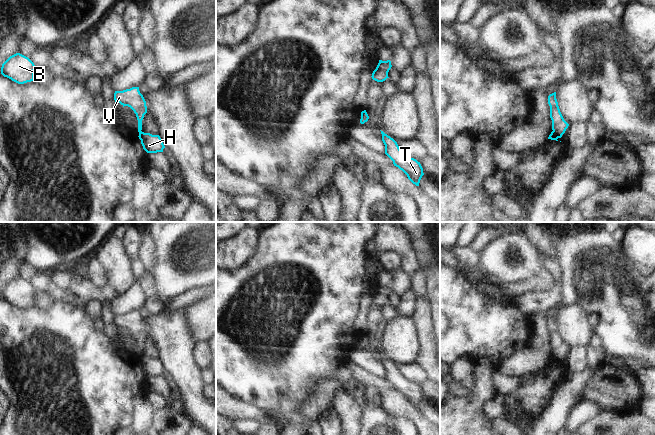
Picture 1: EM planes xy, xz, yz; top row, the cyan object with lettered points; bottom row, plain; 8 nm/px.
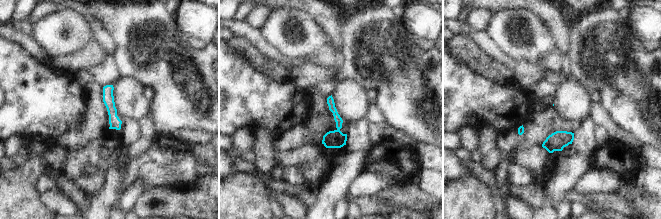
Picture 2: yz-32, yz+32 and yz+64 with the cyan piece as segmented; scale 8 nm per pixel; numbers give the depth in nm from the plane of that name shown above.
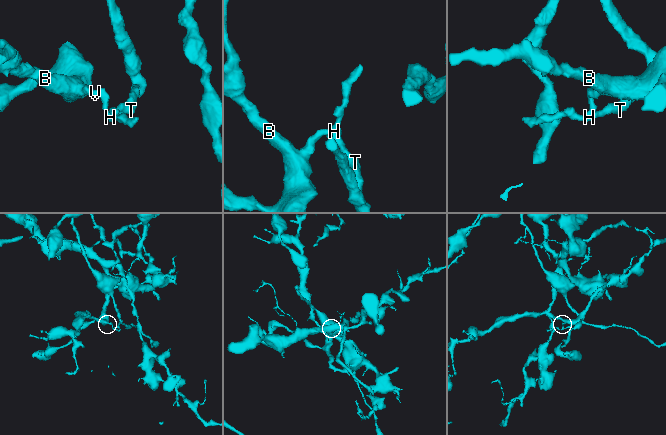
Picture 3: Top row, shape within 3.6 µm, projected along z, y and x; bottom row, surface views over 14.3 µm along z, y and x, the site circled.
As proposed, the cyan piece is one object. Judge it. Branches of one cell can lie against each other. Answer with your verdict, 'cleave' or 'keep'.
cleave

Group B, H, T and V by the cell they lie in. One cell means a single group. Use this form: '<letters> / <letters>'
B V / H T

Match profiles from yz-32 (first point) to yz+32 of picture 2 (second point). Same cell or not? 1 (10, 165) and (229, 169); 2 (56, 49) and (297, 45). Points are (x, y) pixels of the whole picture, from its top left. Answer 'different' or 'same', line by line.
1: different
2: same

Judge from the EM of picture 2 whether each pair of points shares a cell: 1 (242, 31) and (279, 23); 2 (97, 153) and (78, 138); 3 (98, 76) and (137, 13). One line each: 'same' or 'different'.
1: different
2: different
3: different

